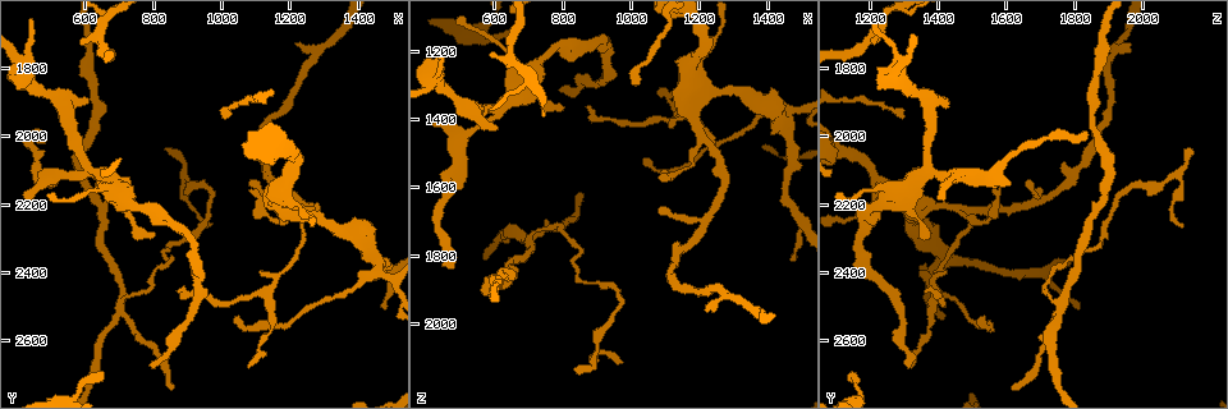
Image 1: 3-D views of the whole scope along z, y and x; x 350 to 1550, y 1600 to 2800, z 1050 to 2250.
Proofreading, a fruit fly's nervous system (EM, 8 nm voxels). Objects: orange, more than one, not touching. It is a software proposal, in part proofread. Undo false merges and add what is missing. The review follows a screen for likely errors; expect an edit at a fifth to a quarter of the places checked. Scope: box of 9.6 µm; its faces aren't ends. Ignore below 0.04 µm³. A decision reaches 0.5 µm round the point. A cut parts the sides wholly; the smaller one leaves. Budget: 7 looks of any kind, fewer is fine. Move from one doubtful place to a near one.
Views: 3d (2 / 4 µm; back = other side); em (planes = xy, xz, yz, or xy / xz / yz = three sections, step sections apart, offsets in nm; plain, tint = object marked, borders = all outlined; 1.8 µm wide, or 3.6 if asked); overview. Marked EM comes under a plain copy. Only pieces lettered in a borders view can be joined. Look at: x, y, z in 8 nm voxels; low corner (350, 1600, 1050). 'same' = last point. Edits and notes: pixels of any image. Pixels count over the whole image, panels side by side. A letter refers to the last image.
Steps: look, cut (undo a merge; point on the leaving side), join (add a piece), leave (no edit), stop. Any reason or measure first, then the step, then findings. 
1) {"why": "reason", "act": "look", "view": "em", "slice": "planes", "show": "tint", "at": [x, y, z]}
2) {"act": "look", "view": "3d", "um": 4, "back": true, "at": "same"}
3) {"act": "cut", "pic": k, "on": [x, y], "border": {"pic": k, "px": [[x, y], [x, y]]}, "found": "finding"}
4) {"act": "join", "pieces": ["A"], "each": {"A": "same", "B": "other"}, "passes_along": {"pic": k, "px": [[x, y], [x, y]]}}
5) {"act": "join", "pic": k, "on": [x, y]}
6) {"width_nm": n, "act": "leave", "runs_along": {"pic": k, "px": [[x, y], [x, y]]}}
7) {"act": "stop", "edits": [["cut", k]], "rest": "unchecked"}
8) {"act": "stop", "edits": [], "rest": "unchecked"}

{"why": "a fork", "act": "look", "view": "em", "um": 3.6, "slice": "planes", "show": "borders", "at": [680, 2150, 1310]}

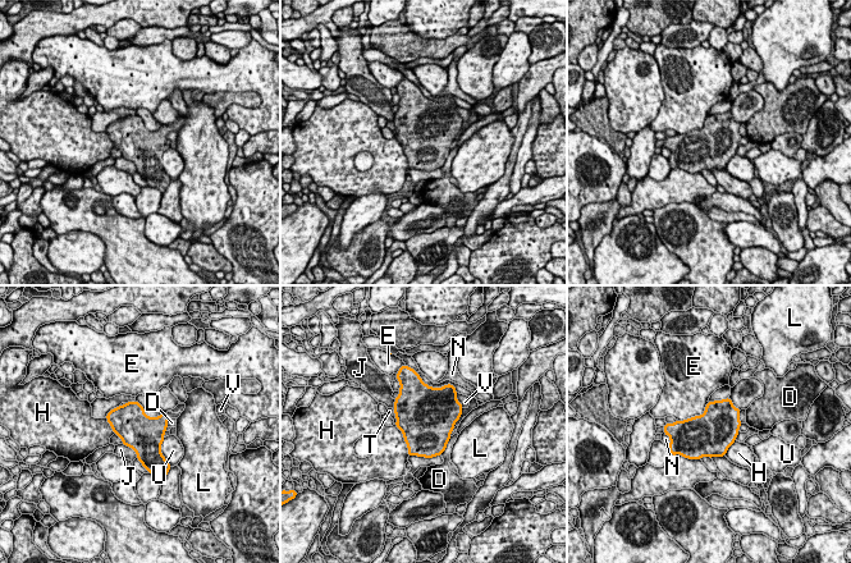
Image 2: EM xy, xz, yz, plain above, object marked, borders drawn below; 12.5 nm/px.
{"width_nm": 480, "act": "leave", "each": {"D": "other", "E": "other", "H": "other", "J": "other", "L": "other", "N": "other", "T": "other", "U": "other", "V": "other"}, "found": "continuous, no second neuron"}

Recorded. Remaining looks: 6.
{"why": "an open end", "act": "look", "view": "3d", "um": 2, "at": [860, 2730, 1620]}

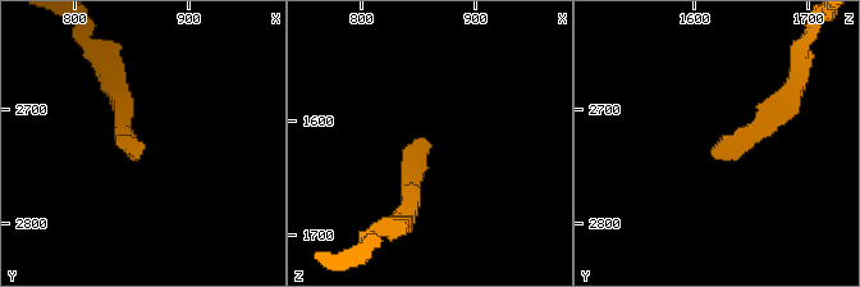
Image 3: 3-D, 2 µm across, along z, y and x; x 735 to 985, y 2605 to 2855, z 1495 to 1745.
{"why": "shape alone is not enough", "act": "look", "view": "em", "slice": "planes", "show": "borders", "at": [860, 2736, 1618]}

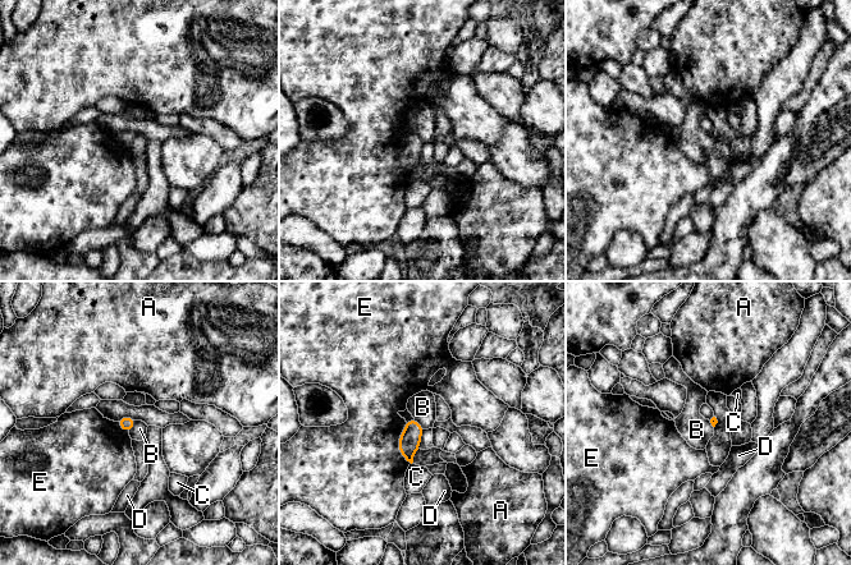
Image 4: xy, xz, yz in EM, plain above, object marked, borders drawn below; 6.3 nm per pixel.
{"act": "leave", "each": {"A": "other", "B": "other", "C": "other", "D": "other", "E": "other"}, "border": {"pic": 4, "px": [[136, 421], [128, 432]]}, "found": "none of them fits"}

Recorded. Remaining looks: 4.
{"why": "branch stops here", "act": "look", "view": "3d", "um": 2, "back": true, "at": [490, 1990, 1840]}

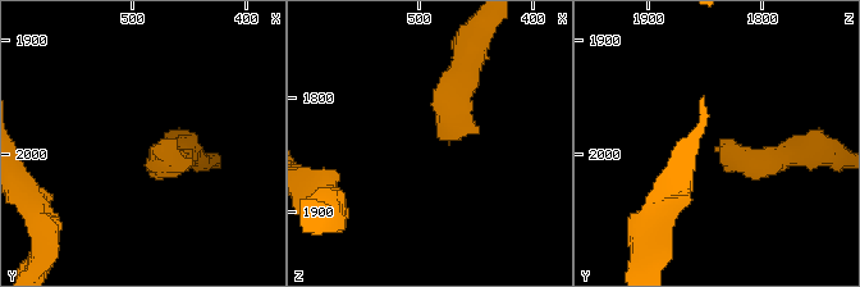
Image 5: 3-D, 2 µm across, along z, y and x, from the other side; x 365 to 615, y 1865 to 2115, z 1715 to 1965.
{"act": "look", "view": "em", "slice": "planes", "show": "borders", "at": [478, 1992, 1838]}

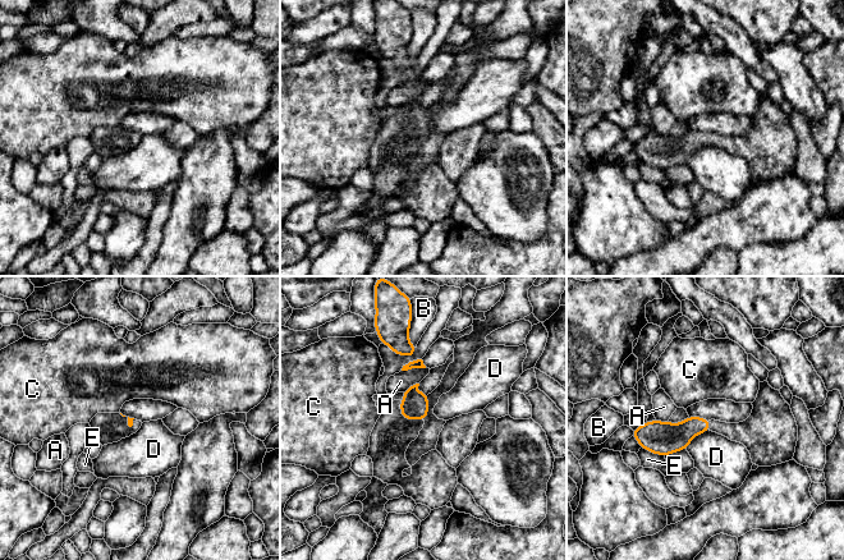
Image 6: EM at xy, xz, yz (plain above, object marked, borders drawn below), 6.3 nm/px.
{"act": "leave", "each": {"A": "other", "B": "other", "C": "other", "D": "other", "E": "other"}, "found": "no lettered piece goes on from it"}

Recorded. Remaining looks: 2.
{"act": "stop", "edits": [], "rest": "unchecked"}

